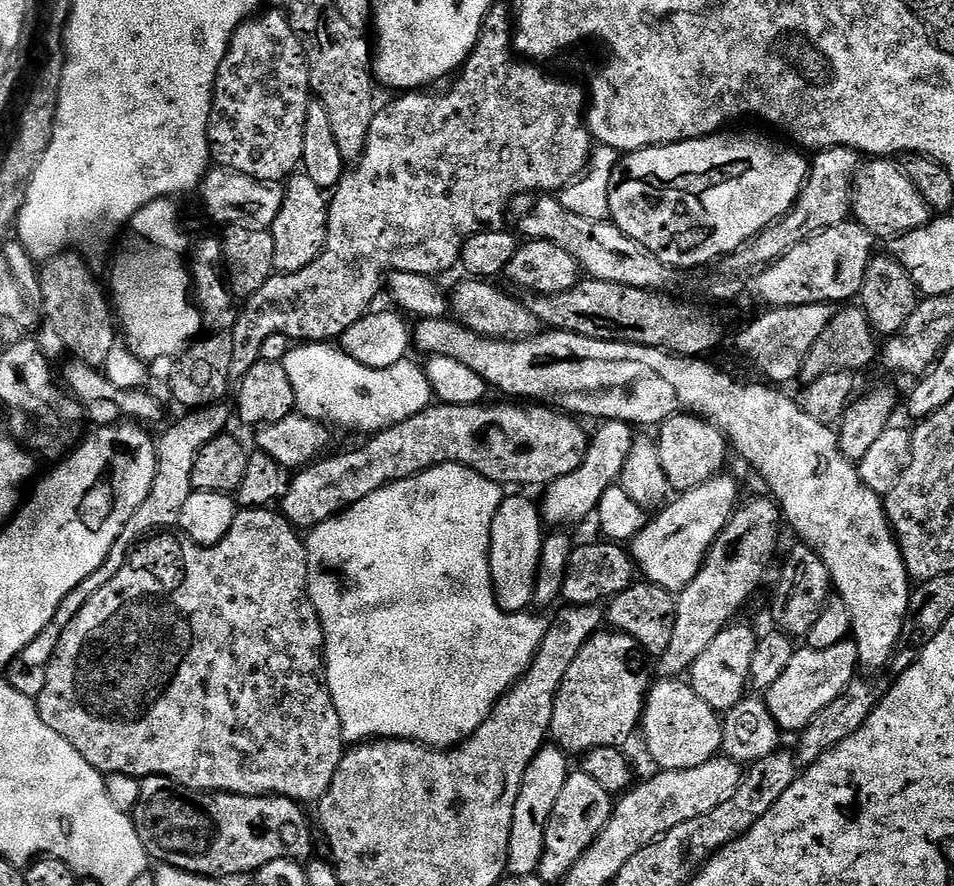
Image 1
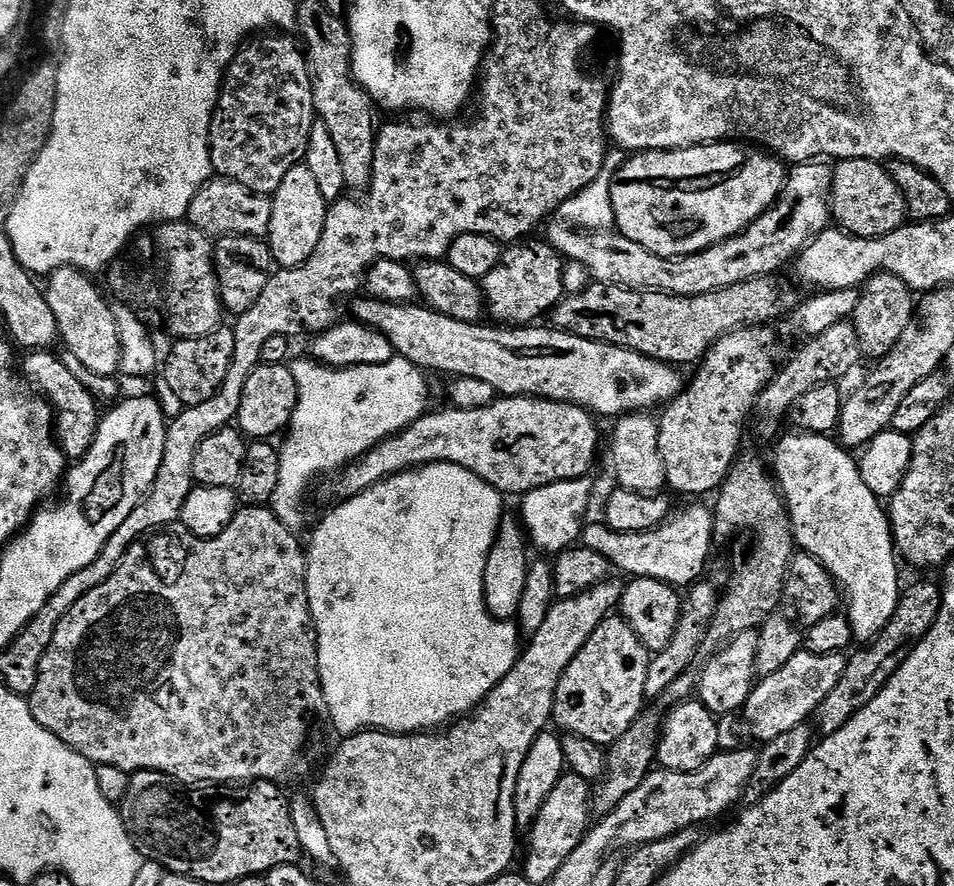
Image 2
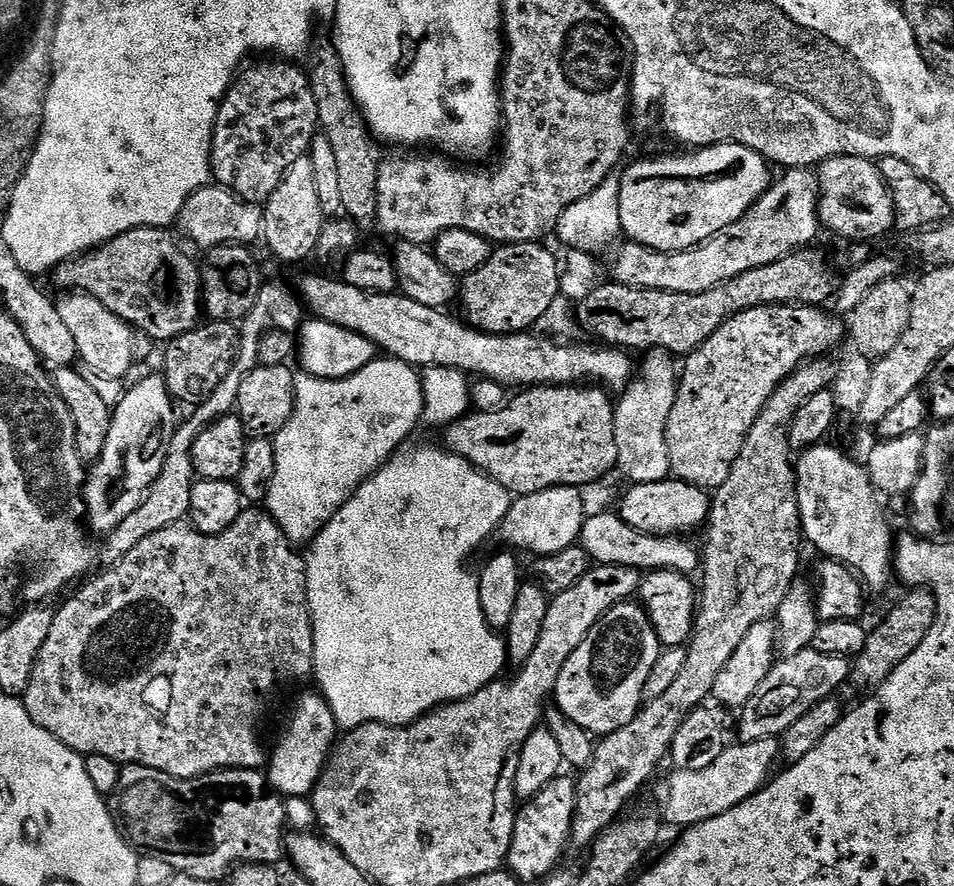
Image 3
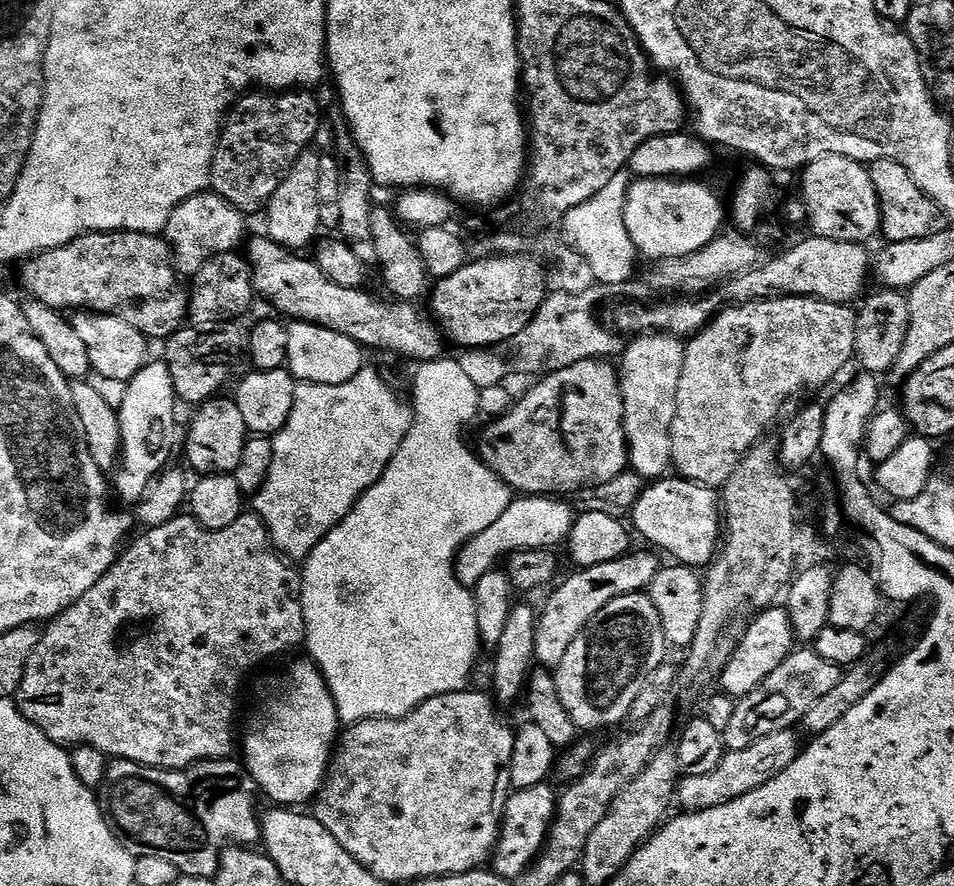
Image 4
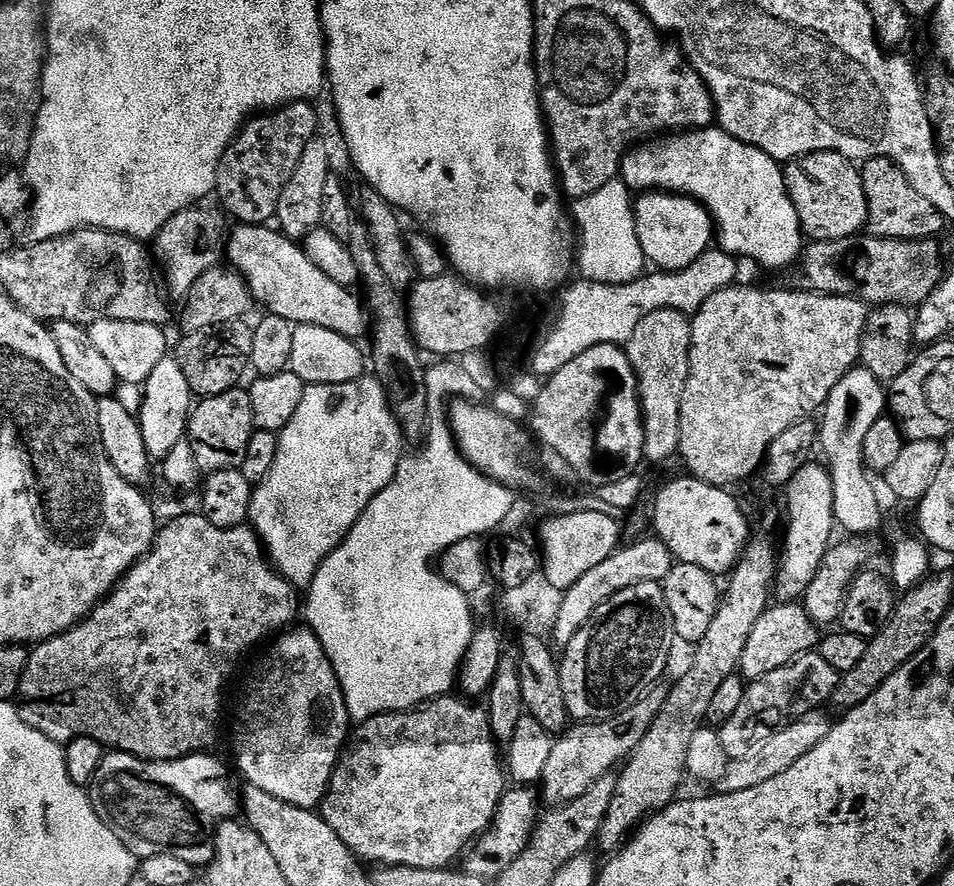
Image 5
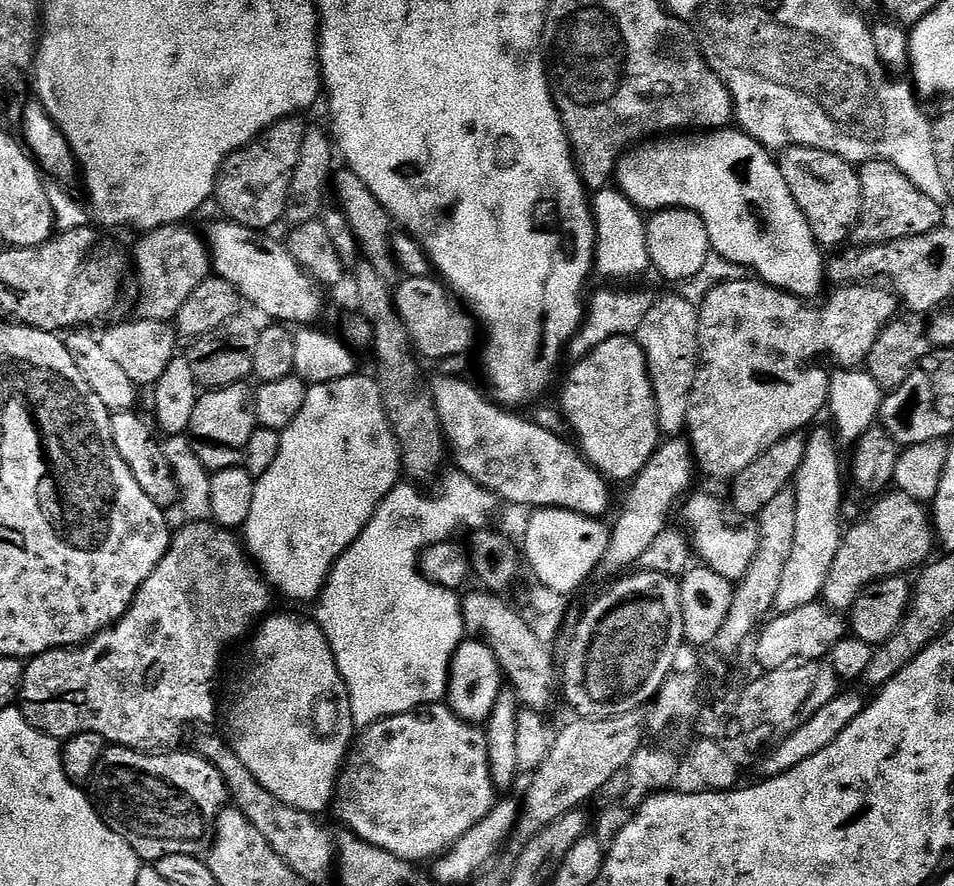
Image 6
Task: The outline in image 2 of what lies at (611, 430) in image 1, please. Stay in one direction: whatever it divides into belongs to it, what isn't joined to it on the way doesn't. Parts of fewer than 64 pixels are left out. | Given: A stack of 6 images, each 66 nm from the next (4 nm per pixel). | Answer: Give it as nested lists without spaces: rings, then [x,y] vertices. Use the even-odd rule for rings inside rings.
[[[591,479],[567,480],[566,482],[554,482],[550,486],[542,486],[538,490],[525,492],[519,515],[526,535],[533,545],[541,548],[541,553],[555,554],[564,552],[573,547],[581,539],[586,527],[584,515],[588,512],[588,503],[592,500]]]

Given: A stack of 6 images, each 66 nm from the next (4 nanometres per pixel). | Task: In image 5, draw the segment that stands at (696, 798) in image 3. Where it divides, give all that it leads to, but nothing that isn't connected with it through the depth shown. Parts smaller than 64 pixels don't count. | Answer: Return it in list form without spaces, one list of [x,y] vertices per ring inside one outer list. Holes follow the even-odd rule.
[[[817,710],[806,714],[801,720],[768,735],[751,756],[731,761],[720,780],[719,791],[723,794],[738,794],[742,790],[754,790],[754,786],[762,786],[765,782],[770,782],[770,778],[778,778],[778,774],[790,770],[790,766],[794,766],[798,758],[806,758],[806,754],[810,754],[810,750],[814,750],[814,746],[818,746],[818,742],[822,742],[826,734],[830,734],[834,720],[826,713],[827,711]]]

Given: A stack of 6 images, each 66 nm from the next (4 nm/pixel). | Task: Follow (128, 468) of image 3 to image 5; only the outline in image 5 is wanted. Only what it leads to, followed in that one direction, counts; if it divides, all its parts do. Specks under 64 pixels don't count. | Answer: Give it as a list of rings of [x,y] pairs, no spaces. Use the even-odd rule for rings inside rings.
[[[175,355],[164,357],[158,366],[154,366],[154,374],[142,386],[144,401],[138,415],[141,437],[144,440],[147,455],[156,462],[161,462],[178,441],[186,436],[188,417],[194,407],[194,397],[182,368],[178,366]]]

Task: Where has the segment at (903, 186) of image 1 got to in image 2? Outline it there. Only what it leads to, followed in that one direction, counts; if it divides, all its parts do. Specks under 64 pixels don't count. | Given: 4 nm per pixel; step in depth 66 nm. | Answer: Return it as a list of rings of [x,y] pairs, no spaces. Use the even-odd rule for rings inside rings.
[[[841,160],[832,168],[832,220],[851,236],[858,238],[874,238],[885,236],[887,232],[899,228],[906,220],[904,199],[898,190],[896,183],[890,178],[887,167],[883,163],[874,160]]]

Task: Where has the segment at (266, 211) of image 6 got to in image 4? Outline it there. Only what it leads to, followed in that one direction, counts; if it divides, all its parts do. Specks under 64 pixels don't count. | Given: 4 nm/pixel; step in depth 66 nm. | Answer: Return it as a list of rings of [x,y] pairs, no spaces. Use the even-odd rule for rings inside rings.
[[[249,90],[232,105],[220,129],[220,141],[216,144],[212,159],[211,191],[222,197],[230,206],[234,206],[245,217],[252,218],[255,212],[263,213],[274,190],[282,186],[282,178],[290,174],[294,162],[303,152],[309,151],[312,139],[320,132],[320,104],[308,93],[308,90],[289,90],[270,92],[267,90]]]

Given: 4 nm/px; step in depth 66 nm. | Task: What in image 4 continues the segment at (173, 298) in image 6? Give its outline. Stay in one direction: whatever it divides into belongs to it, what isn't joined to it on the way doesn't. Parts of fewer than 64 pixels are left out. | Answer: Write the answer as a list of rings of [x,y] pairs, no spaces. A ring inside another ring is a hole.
[[[211,190],[186,198],[186,202],[179,204],[174,214],[170,214],[170,222],[166,222],[162,233],[172,247],[172,258],[177,272],[181,277],[191,278],[198,270],[202,270],[202,266],[206,266],[206,262],[210,262],[210,258],[237,251],[246,240],[244,223],[244,213],[230,206],[230,202],[226,202]]]

